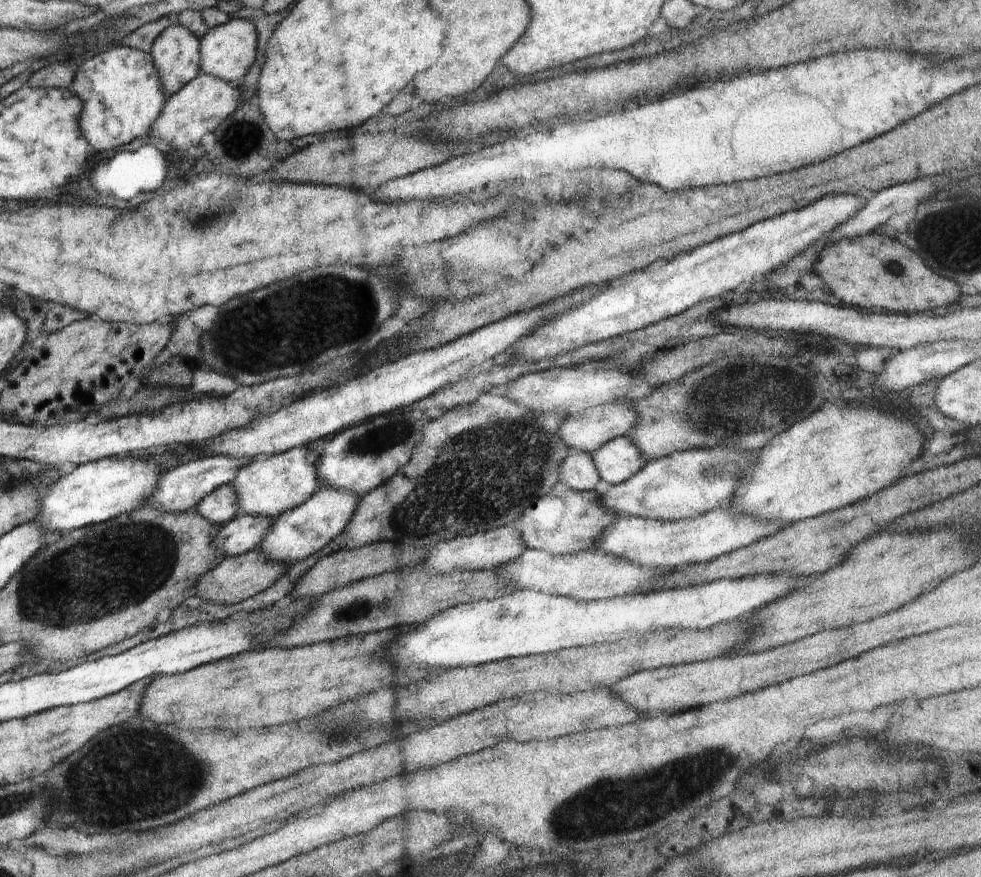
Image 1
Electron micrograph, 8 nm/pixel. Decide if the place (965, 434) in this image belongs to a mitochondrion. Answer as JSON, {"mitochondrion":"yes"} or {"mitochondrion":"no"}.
{"mitochondrion":"no"}

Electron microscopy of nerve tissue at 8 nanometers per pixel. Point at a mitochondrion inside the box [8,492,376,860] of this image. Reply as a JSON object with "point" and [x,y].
{"point":[105,574]}

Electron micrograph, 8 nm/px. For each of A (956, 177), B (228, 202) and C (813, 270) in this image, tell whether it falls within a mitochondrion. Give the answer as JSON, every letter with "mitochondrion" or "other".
{"A":"other","B":"mitochondrion","C":"other"}

